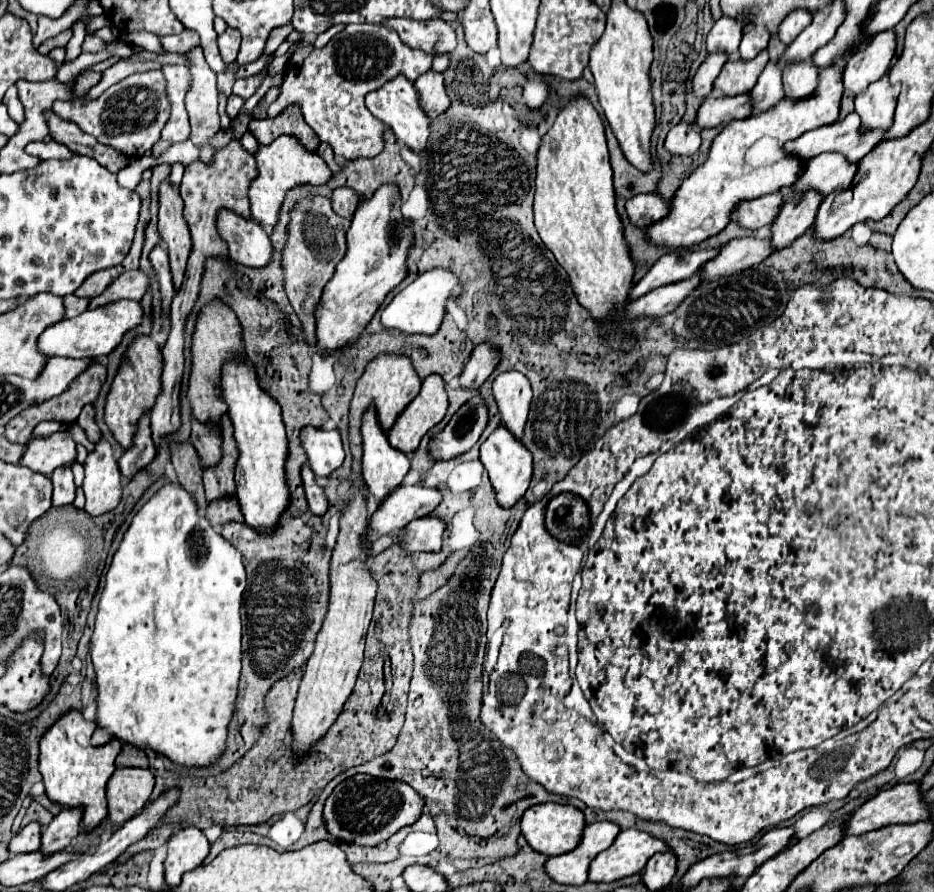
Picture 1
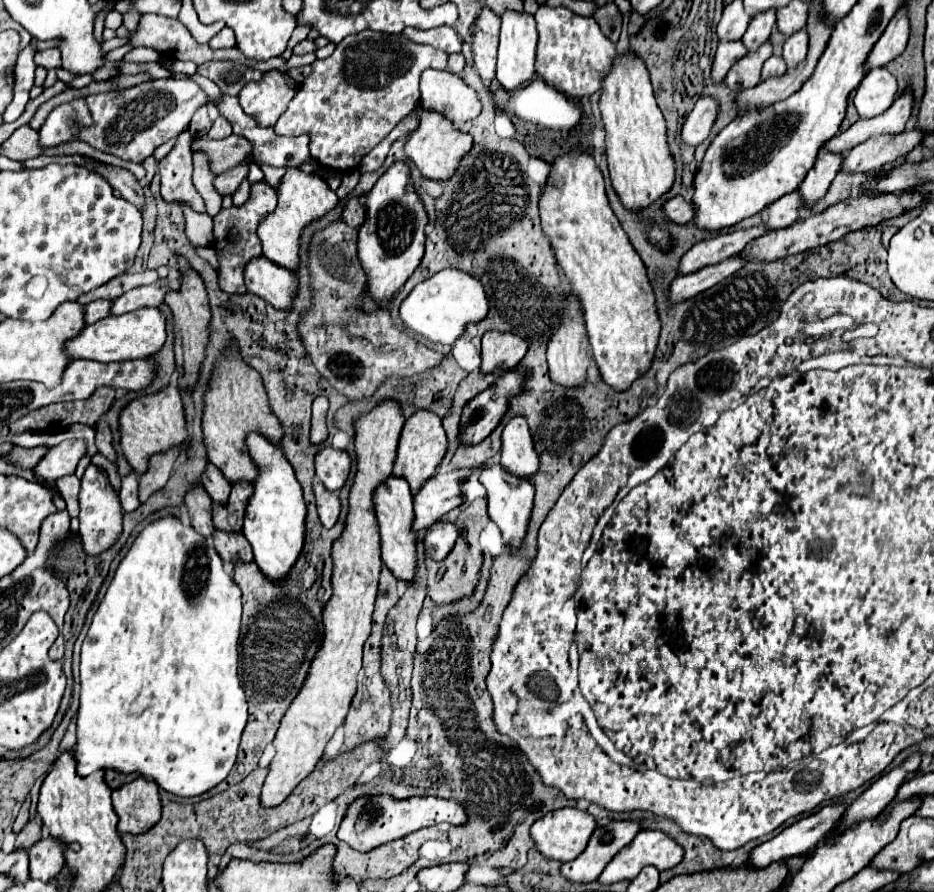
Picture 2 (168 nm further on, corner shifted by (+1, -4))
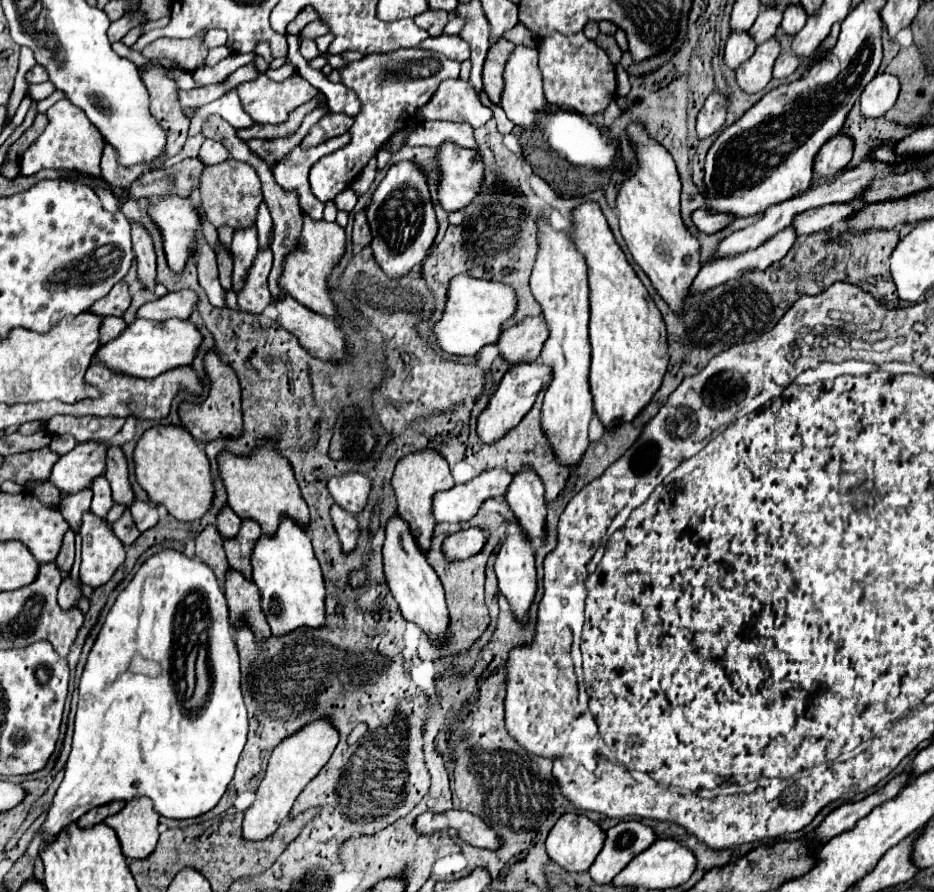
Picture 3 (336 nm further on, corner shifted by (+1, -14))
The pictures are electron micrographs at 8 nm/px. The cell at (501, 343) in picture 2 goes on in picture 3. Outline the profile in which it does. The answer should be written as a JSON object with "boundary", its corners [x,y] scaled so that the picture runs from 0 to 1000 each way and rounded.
{"boundary":[[[567,354],[542,368],[535,377],[535,397],[552,408],[557,404],[574,404],[587,379],[587,363],[582,354]]]}

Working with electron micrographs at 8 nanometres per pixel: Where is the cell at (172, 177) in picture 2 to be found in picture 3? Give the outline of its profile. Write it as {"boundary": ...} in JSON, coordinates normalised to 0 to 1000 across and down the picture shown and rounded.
{"boundary":[[[218,267],[210,274],[210,289],[212,289],[212,314],[218,323],[225,341],[229,345],[242,345],[242,330],[233,316],[233,300],[231,300],[231,285],[221,274]]]}

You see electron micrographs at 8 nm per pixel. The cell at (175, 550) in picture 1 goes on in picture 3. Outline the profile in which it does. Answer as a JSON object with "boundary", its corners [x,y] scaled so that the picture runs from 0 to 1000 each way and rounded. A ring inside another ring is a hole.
{"boundary":[[[176,617],[171,621],[165,621],[163,626],[158,626],[152,637],[146,641],[146,646],[141,648],[141,652],[137,655],[137,659],[133,664],[128,664],[128,668],[124,670],[107,711],[105,711],[105,717],[94,735],[94,742],[92,742],[92,749],[90,749],[90,756],[88,756],[88,762],[86,762],[86,785],[84,785],[84,798],[81,798],[81,814],[79,814],[79,830],[77,830],[77,841],[75,841],[75,848],[73,848],[73,857],[71,857],[71,863],[69,863],[69,874],[58,892],[58,899],[54,901],[51,906],[51,915],[45,924],[45,928],[41,930],[39,935],[39,942],[36,942],[36,948],[32,951],[34,957],[39,957],[39,951],[47,944],[47,946],[54,946],[73,924],[81,922],[86,915],[90,915],[94,908],[103,906],[103,904],[111,904],[111,901],[118,901],[118,899],[126,899],[126,897],[141,897],[141,895],[150,895],[150,892],[156,892],[163,897],[165,901],[165,908],[176,915],[176,917],[184,917],[184,919],[201,919],[201,917],[210,917],[214,913],[221,913],[223,908],[227,908],[238,890],[242,888],[242,881],[246,879],[248,870],[251,870],[251,861],[253,861],[253,854],[255,854],[255,848],[263,834],[263,823],[266,823],[266,805],[263,805],[263,791],[261,791],[261,785],[259,785],[259,776],[257,776],[257,749],[255,749],[255,731],[253,731],[253,722],[248,717],[248,711],[251,711],[251,704],[246,700],[246,693],[244,693],[244,679],[242,679],[242,670],[231,652],[231,646],[229,641],[218,632],[214,630],[210,623],[208,626],[201,626],[188,617]],[[150,733],[152,738],[156,740],[163,740],[167,744],[171,744],[171,756],[169,758],[156,758],[156,756],[143,756],[139,753],[139,742],[141,738]],[[210,751],[218,751],[218,758],[221,758],[221,765],[223,765],[223,785],[218,789],[218,794],[212,798],[212,800],[199,800],[197,798],[197,791],[195,791],[195,783],[197,780],[206,780],[208,778],[208,769],[210,769]]]}

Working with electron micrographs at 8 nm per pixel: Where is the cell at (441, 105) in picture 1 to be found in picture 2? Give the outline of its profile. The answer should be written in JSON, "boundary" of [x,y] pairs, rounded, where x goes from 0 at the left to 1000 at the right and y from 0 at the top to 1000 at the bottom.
{"boundary":[[[454,78],[450,87],[450,103],[450,117],[475,128],[486,141],[510,132],[516,121],[510,103],[488,83],[478,78]]]}

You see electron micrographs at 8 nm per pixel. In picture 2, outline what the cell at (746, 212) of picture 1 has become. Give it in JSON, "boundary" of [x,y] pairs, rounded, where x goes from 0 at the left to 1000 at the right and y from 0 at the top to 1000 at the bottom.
{"boundary":[[[852,215],[837,220],[835,224],[827,226],[827,231],[822,231],[816,238],[816,249],[818,253],[822,253],[824,258],[829,256],[844,256],[846,251],[852,249],[854,244],[854,235],[857,235],[857,220]]]}

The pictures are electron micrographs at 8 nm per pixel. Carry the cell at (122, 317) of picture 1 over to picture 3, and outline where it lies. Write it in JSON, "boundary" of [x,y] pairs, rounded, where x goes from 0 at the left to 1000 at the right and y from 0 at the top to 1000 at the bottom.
{"boundary":[[[146,359],[143,363],[135,365],[135,370],[113,388],[109,388],[103,395],[103,401],[113,408],[122,417],[148,422],[148,424],[167,424],[173,417],[180,417],[184,413],[203,410],[206,404],[212,397],[216,383],[214,370],[201,361],[201,359]]]}

